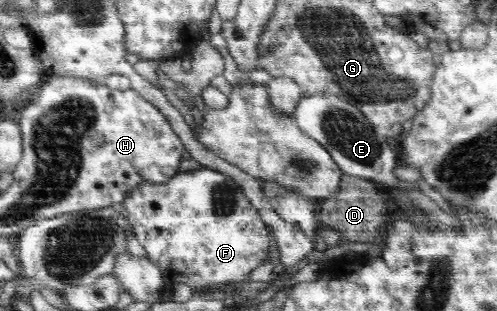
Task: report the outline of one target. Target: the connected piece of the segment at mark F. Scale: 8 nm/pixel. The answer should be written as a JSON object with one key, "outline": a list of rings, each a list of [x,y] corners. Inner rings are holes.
{"outline":[[[208,167],[178,172],[162,184],[138,184],[125,196],[121,205],[120,214],[128,219],[134,236],[147,252],[146,258],[162,270],[164,285],[170,288],[176,284],[187,284],[196,293],[198,287],[209,284],[246,281],[250,272],[270,254],[270,228],[262,222],[242,187],[228,175]]]}

